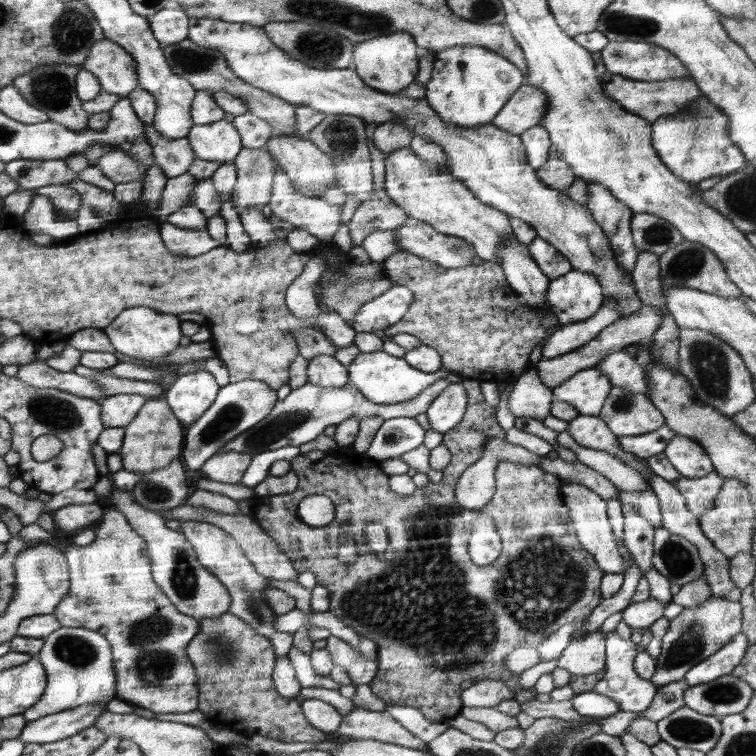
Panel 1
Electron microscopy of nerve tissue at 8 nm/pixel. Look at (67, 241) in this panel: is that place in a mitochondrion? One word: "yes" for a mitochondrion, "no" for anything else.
no

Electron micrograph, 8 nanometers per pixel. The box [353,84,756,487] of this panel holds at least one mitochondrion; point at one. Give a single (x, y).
(711, 366)

